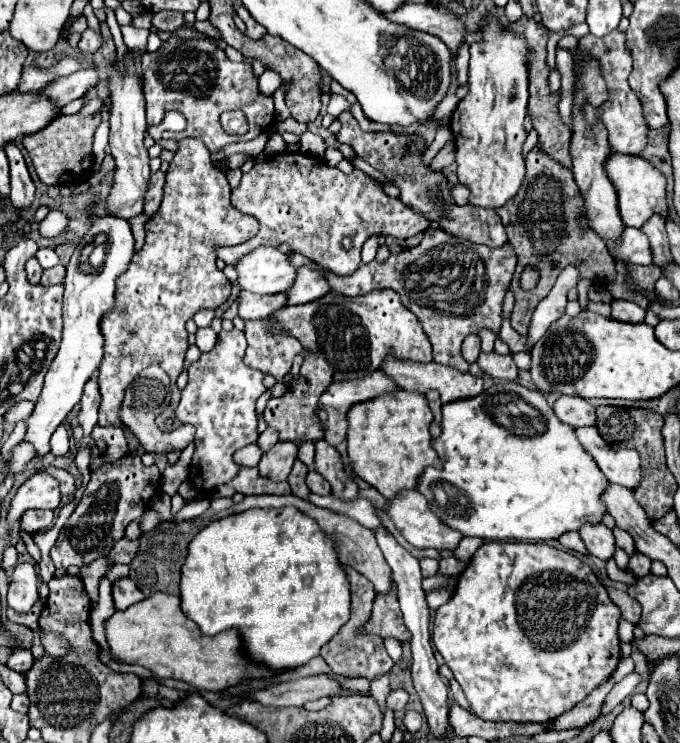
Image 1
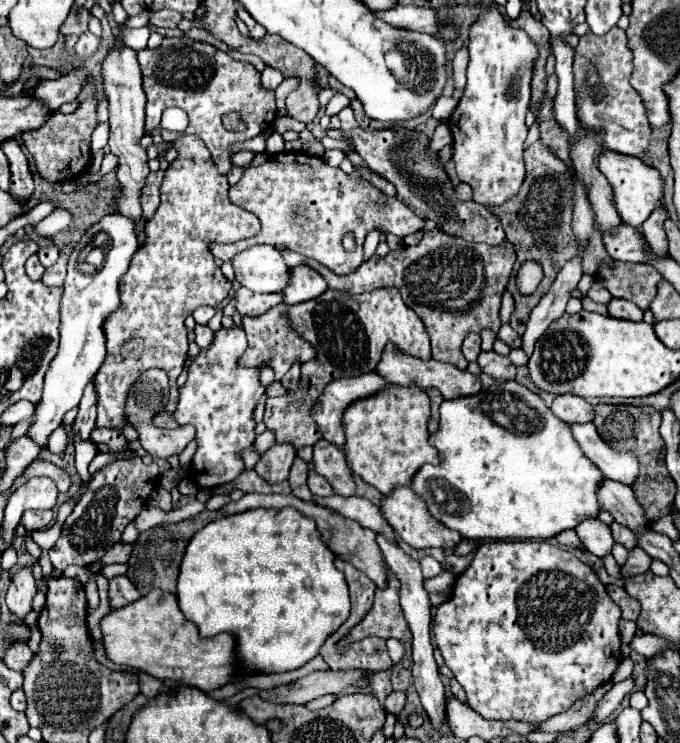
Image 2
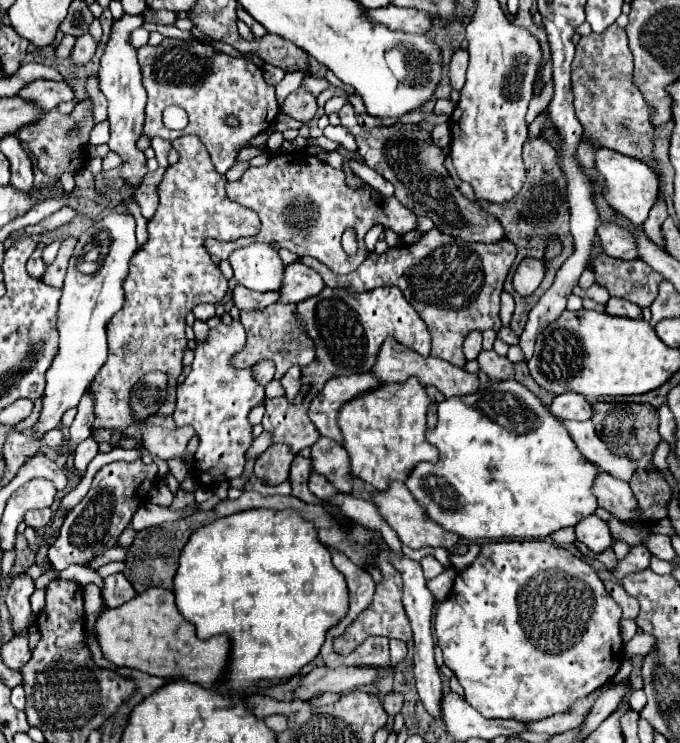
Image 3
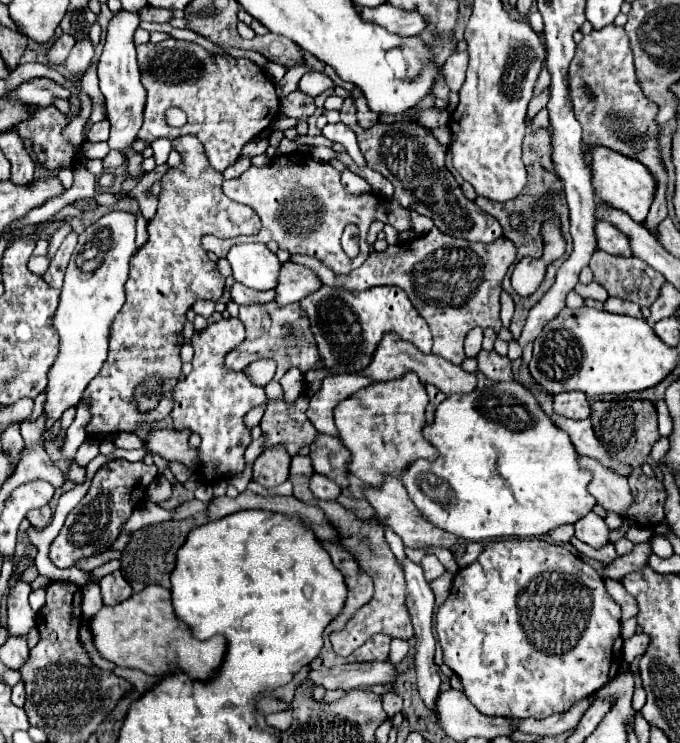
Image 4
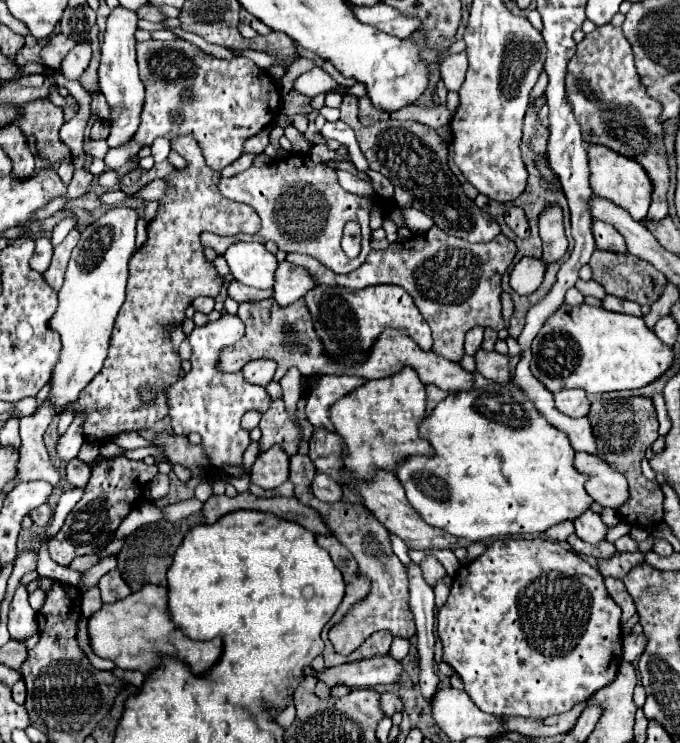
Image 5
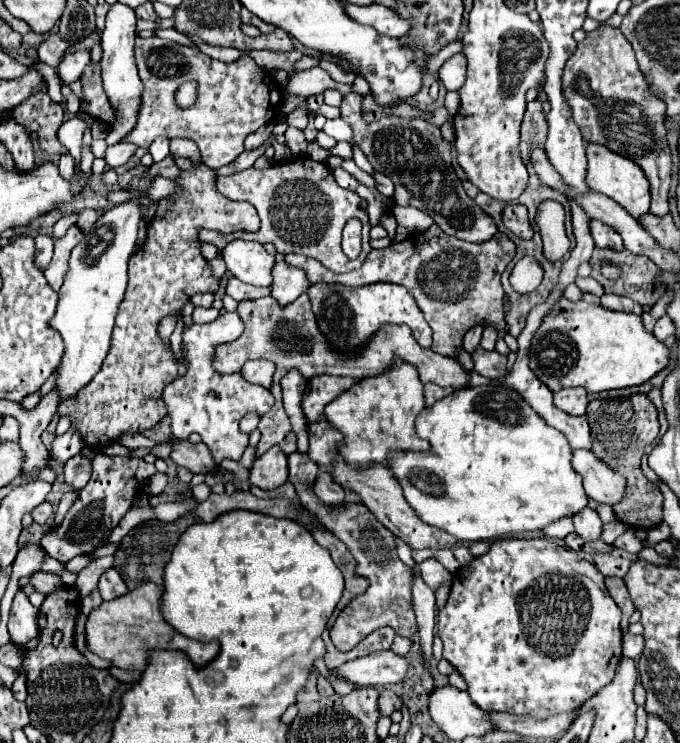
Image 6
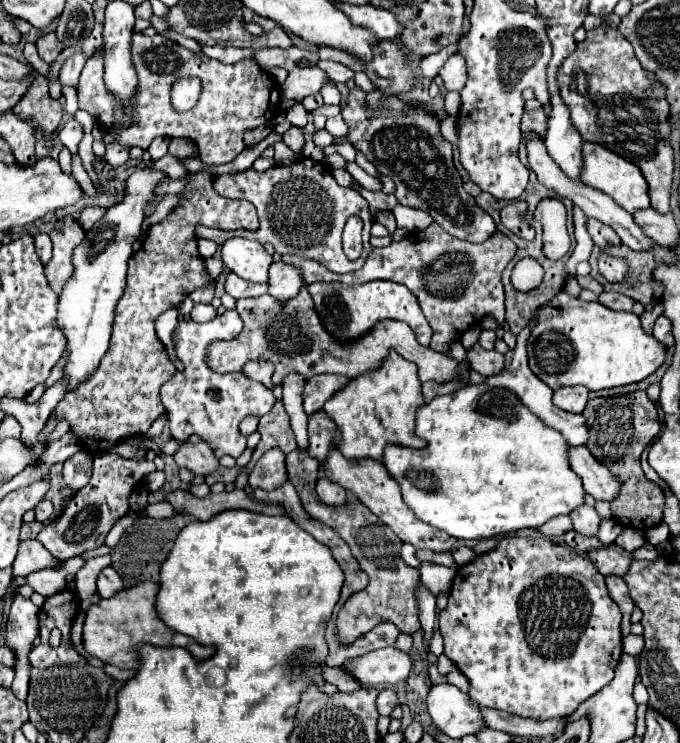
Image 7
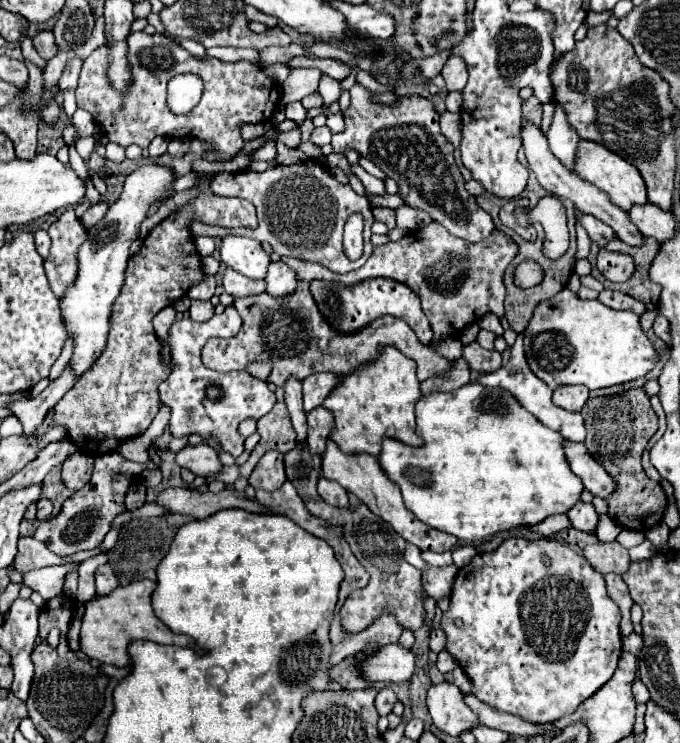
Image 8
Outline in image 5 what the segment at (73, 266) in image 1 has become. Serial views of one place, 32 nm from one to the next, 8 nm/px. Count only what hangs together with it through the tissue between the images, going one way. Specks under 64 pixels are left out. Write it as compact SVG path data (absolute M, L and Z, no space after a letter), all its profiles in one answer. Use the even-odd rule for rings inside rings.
M128 206L108 210L90 224L72 250L64 284L58 292L58 308L50 320L50 328L62 336L62 354L52 372L50 398L56 404L56 414L74 400L100 372L110 344L116 314L124 302L128 280L128 260L136 252L136 222L138 212Z

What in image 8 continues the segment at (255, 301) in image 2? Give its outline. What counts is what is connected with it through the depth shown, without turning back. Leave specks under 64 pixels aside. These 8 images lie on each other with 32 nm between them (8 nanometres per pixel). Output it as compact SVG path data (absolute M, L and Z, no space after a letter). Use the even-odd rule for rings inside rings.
M226 268L222 286L224 286L224 290L226 290L230 296L234 296L234 298L254 296L254 294L266 290L266 284L264 284L262 280L248 280L246 276L240 276L240 274L238 274L236 270L232 270L232 268Z

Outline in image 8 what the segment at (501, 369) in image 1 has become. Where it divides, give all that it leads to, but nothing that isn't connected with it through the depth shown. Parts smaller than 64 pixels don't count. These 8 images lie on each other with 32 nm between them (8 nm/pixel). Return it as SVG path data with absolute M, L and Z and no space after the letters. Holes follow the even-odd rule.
M472 342L462 348L462 358L468 362L470 370L476 372L494 372L502 364L502 356L496 350L484 350L480 344Z

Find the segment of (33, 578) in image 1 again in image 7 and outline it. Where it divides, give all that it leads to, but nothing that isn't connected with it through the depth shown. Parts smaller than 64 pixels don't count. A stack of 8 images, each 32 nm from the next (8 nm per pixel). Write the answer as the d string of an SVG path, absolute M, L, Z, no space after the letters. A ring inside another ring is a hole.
M18 594L8 614L4 638L4 646L12 648L16 656L14 666L16 676L12 682L12 692L18 700L26 700L28 696L28 680L30 680L28 652L32 650L32 642L36 636L38 636L38 608L32 604L32 600L26 600Z

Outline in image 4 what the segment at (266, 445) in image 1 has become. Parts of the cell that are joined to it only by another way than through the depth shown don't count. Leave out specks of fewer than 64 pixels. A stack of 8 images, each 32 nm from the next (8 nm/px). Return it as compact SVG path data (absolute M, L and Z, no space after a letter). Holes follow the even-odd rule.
M264 436L252 440L252 444L246 448L246 464L254 464L254 460L262 454L262 450L264 450Z

